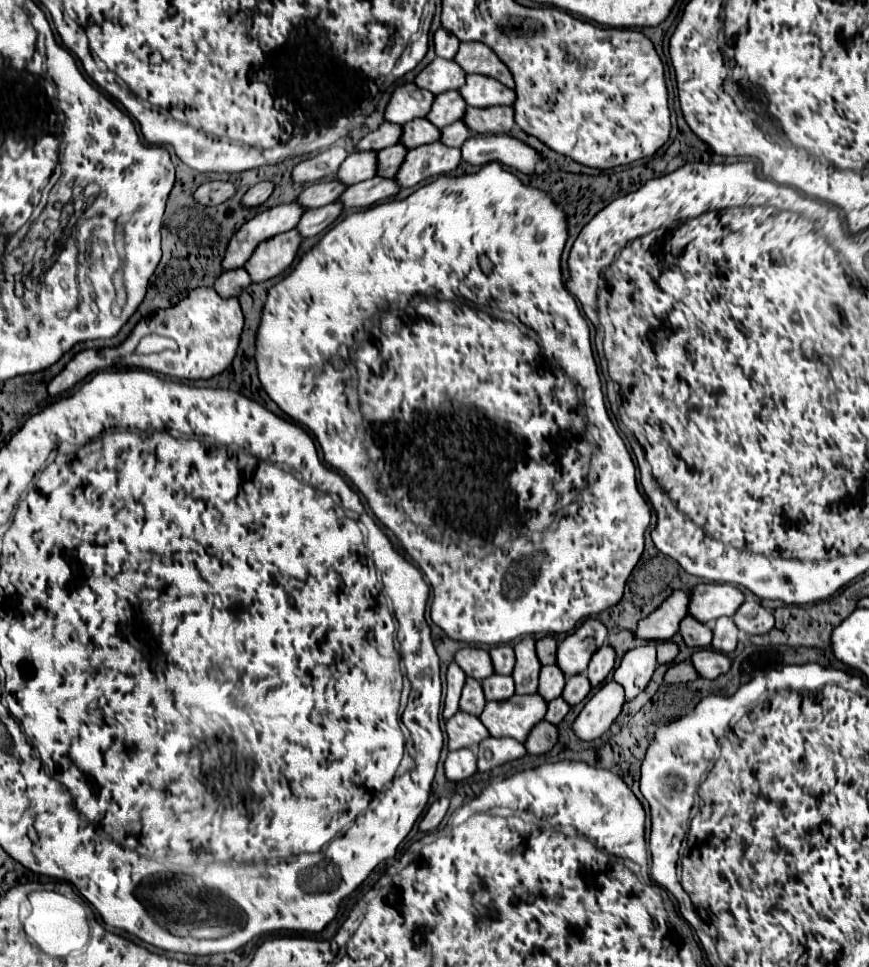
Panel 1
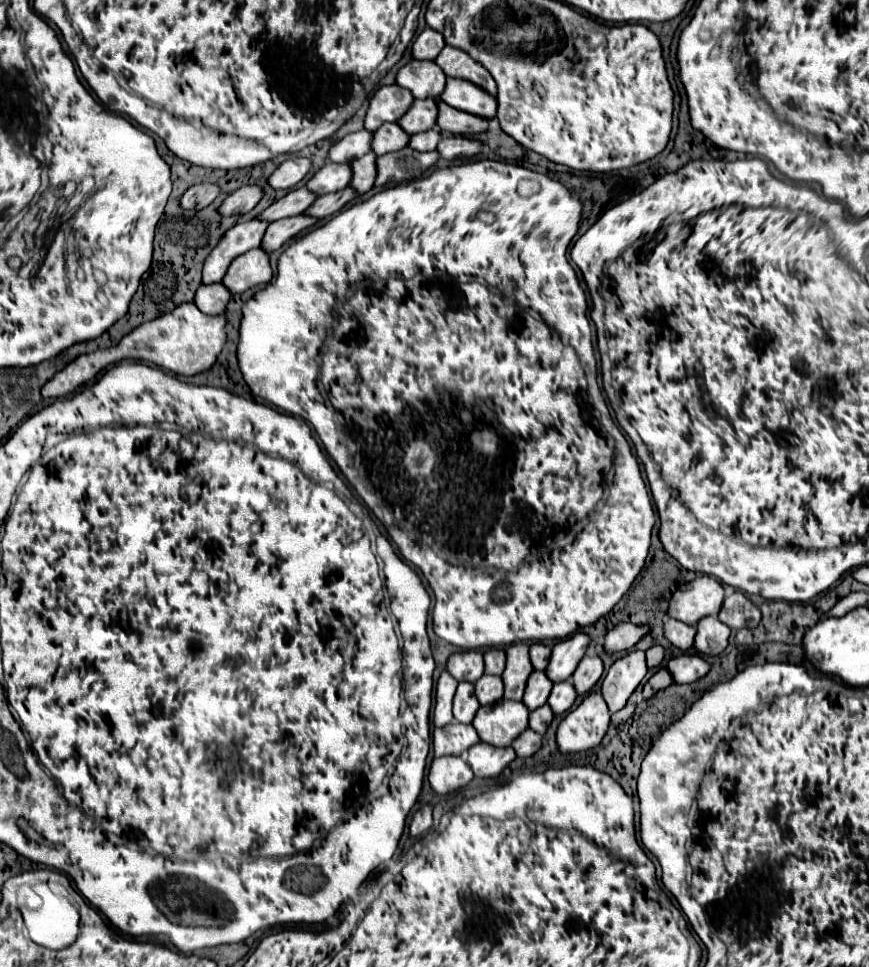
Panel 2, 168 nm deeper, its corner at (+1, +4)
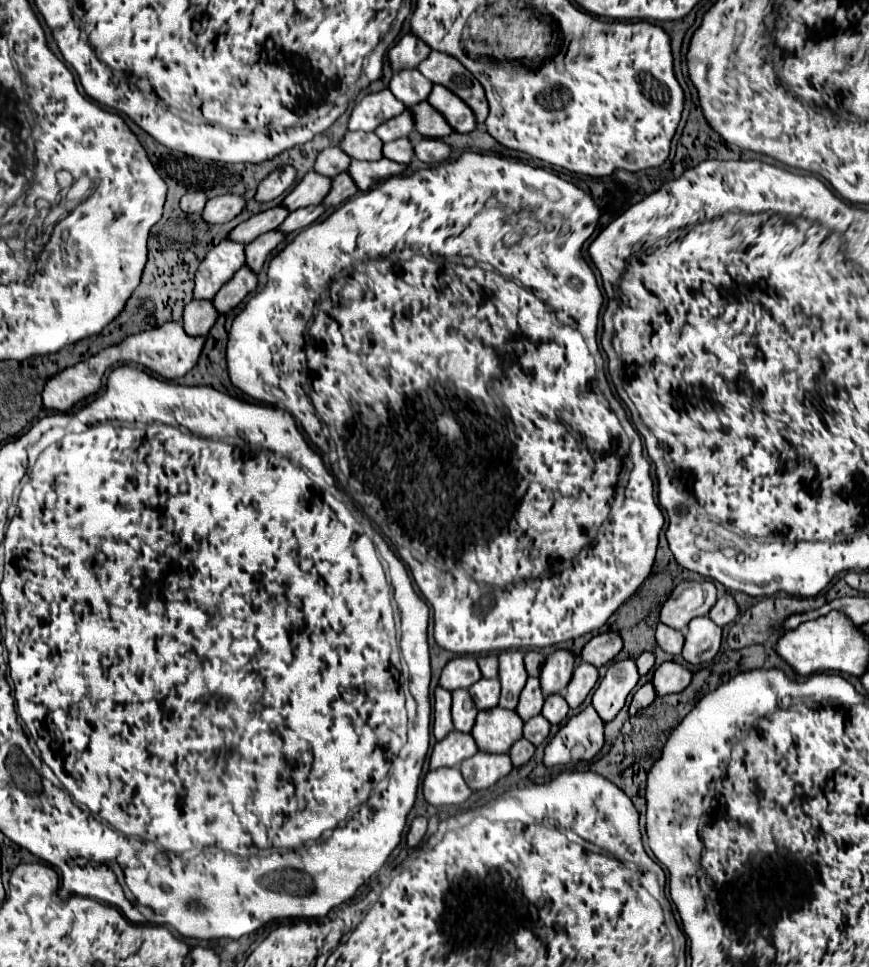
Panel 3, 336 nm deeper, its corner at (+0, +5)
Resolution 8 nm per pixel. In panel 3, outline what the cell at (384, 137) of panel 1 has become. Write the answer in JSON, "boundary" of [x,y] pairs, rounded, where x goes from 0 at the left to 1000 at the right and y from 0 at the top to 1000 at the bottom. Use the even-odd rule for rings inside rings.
{"boundary":[[[381,151],[381,153],[374,153],[365,161],[360,176],[365,180],[369,180],[369,182],[386,184],[388,180],[392,180],[392,178],[397,178],[402,174],[402,168],[404,168],[404,163],[397,161],[397,157],[392,157],[388,151]]]}

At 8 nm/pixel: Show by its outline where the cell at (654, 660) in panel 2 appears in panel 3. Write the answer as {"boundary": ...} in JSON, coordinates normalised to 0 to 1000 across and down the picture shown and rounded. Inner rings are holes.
{"boundary":[[[740,674],[740,676],[731,683],[731,687],[733,687],[735,697],[738,697],[738,699],[742,699],[742,697],[751,691],[751,687],[754,687],[754,678],[751,678],[749,674]]]}

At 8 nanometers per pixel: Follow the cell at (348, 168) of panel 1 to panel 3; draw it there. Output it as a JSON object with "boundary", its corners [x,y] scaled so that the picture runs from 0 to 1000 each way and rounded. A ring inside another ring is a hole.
{"boundary":[[[356,178],[323,209],[323,213],[328,213],[333,219],[344,217],[344,215],[353,215],[353,213],[365,213],[369,211],[369,207],[376,203],[381,194],[381,184]]]}

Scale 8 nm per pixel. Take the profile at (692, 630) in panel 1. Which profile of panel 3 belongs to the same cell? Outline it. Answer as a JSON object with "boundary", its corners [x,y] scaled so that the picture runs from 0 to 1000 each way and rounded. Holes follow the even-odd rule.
{"boundary":[[[758,643],[754,660],[756,660],[756,666],[758,666],[758,670],[763,674],[768,674],[768,676],[784,676],[786,664],[788,664],[784,654],[779,654],[779,651],[774,651],[774,649],[770,649],[770,647]]]}

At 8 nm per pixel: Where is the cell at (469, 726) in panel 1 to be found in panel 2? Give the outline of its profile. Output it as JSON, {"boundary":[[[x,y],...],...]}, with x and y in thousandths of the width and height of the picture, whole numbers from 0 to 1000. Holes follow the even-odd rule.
{"boundary":[[[516,748],[513,752],[499,754],[499,781],[534,781],[543,770],[552,768],[552,762],[543,750]]]}

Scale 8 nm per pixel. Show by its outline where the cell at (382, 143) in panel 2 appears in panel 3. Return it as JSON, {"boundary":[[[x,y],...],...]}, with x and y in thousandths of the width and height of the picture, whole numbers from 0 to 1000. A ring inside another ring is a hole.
{"boundary":[[[399,137],[390,153],[409,165],[438,165],[438,145],[429,137]]]}

